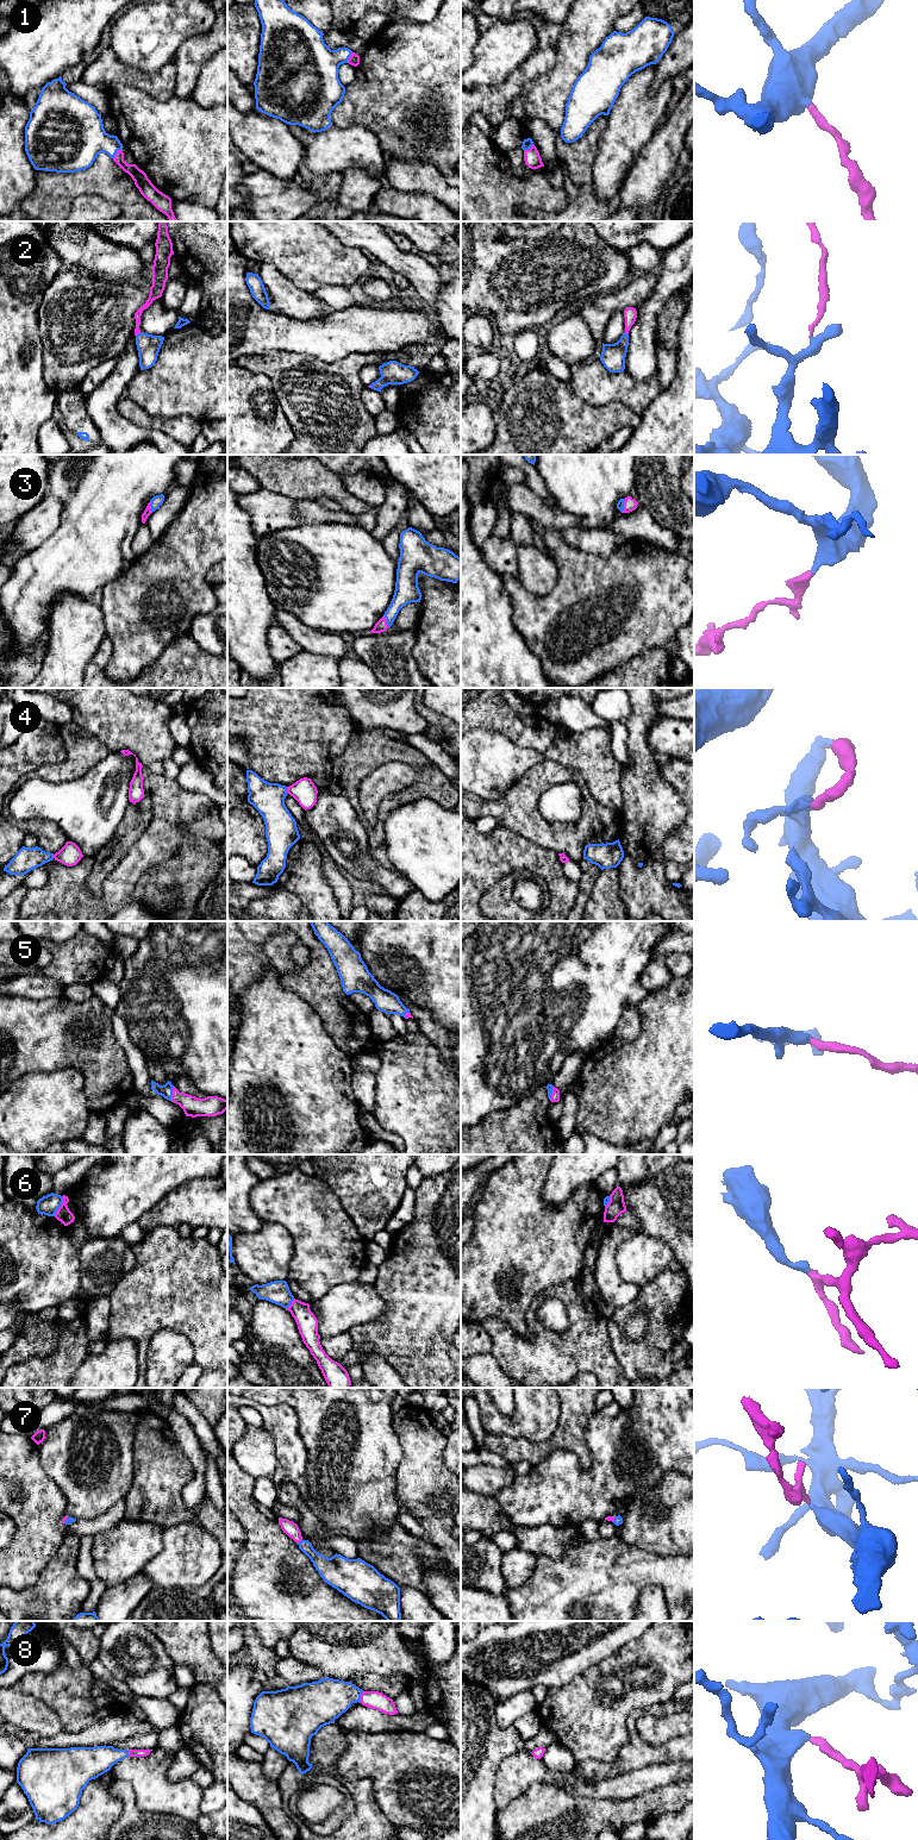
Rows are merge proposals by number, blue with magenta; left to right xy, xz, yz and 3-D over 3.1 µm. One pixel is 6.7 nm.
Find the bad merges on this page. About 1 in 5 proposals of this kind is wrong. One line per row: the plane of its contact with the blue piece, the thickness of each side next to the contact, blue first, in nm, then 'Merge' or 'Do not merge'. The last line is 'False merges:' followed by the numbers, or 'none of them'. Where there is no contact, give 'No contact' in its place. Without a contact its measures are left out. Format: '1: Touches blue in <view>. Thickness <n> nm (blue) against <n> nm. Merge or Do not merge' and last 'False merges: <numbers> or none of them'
1: Touches blue in xy. Thickness 320 nm (blue) against 100 nm. Merge
2: Touches blue in xy. Thickness 160 nm (blue) against 50 nm. Merge
3: Touches blue in xz. Thickness 160 nm (blue) against 80 nm. Merge
4: Touches blue in xz. Thickness 220 nm (blue) against 160 nm. Merge
5: Touches blue in xy. Thickness 90 nm (blue) against 140 nm. Merge
6: Touches blue in xy. Thickness 140 nm (blue) against 100 nm. Do not merge
7: Touches blue in xz. Thickness 130 nm (blue) against 90 nm. Merge
8: Touches blue in xz. Thickness 280 nm (blue) against 120 nm. Merge
False merges: 6

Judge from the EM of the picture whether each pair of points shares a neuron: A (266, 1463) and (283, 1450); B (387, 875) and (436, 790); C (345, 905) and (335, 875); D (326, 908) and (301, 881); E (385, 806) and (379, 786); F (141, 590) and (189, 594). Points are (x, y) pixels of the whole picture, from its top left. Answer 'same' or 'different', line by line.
A: different
B: different
C: same
D: same
E: different
F: same

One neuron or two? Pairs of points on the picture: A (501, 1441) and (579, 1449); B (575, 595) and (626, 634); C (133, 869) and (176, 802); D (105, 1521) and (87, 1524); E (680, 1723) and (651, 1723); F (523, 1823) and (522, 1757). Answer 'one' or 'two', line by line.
A: one
B: one
C: one
D: one
E: one
F: two

